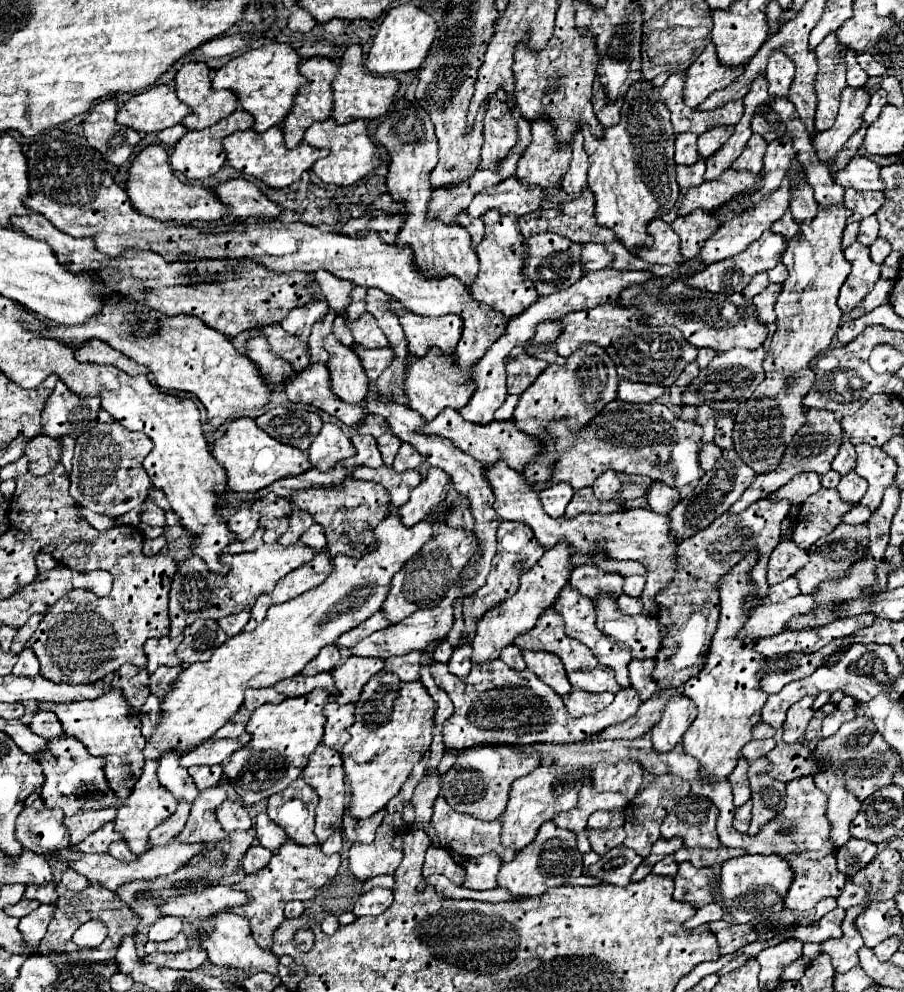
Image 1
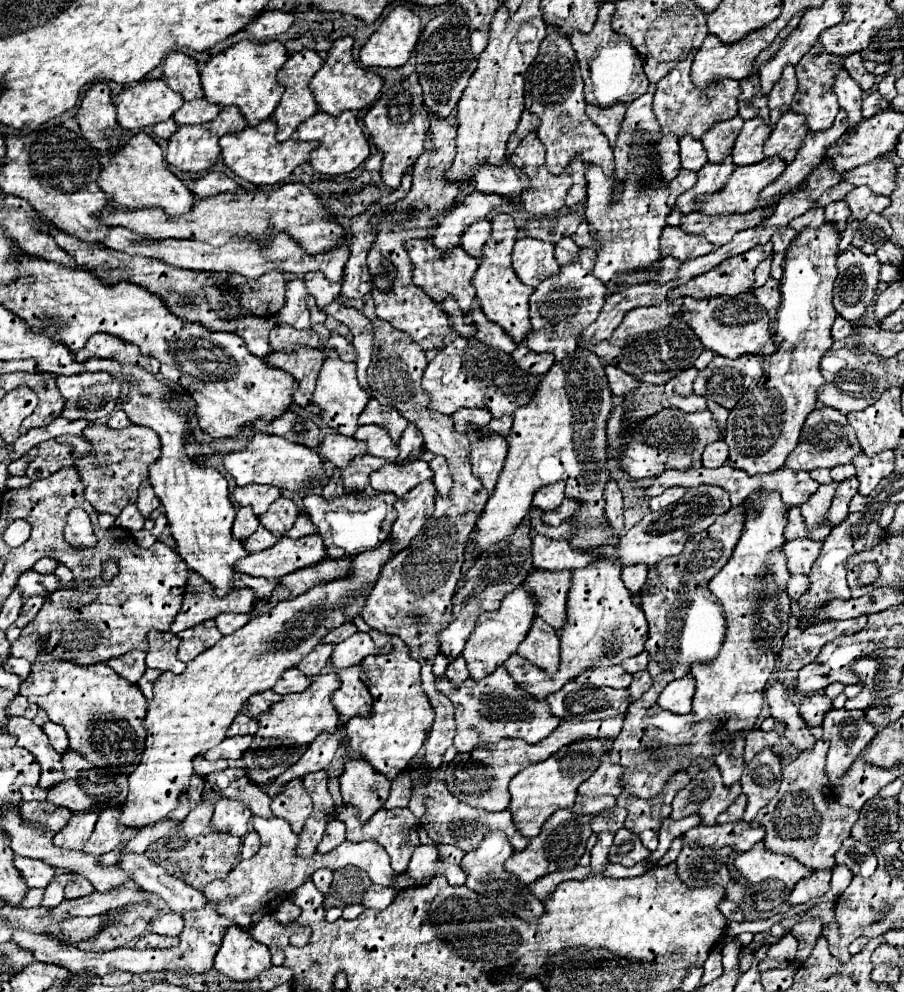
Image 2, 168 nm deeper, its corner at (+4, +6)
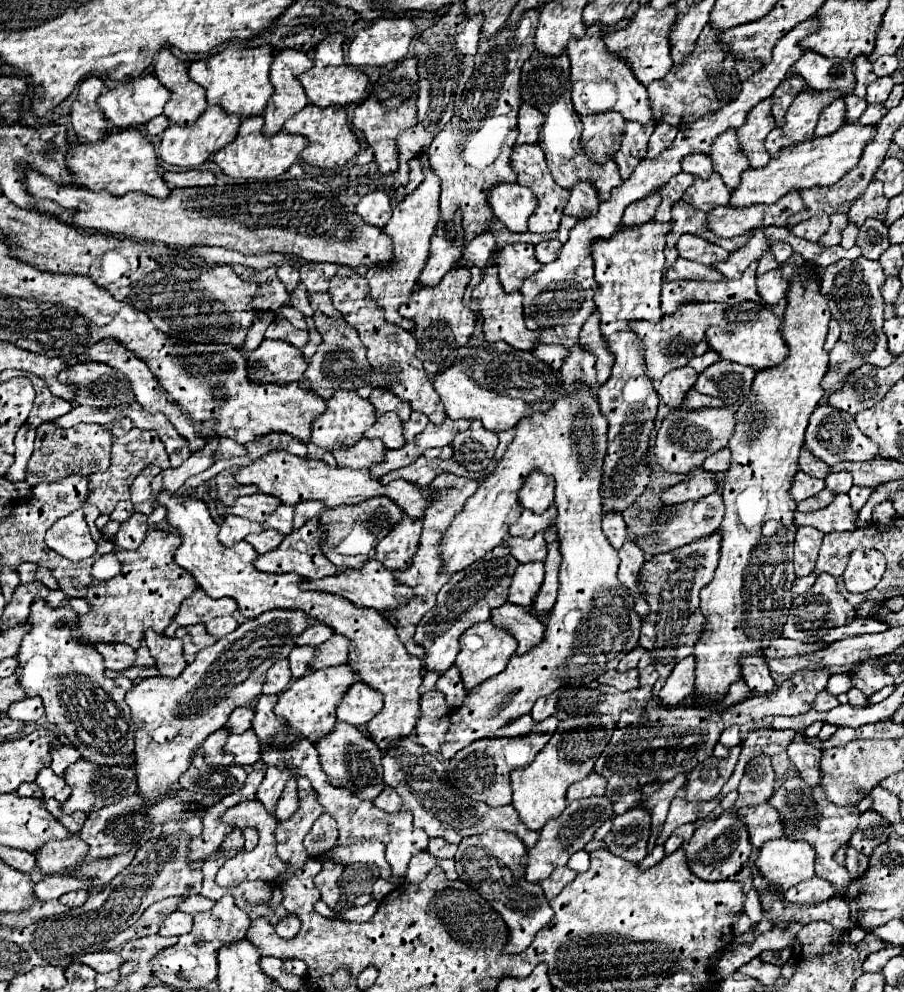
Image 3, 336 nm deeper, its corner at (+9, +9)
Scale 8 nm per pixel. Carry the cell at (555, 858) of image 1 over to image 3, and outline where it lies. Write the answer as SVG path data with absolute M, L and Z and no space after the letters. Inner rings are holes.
M591 797L591 799L579 799L579 801L569 803L559 817L545 823L545 827L541 829L539 843L533 849L529 849L529 853L527 853L529 863L525 869L525 879L537 883L537 881L547 879L555 867L567 865L569 857L573 853L581 851L593 839L595 831L607 819L611 819L611 815L613 815L613 803L607 797Z

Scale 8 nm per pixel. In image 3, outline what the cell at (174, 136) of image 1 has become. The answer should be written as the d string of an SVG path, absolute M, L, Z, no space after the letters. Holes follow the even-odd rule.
M159 115L159 117L151 119L151 121L145 125L145 129L147 129L149 135L161 135L161 133L167 129L167 125L169 125L167 117L165 117L165 115Z

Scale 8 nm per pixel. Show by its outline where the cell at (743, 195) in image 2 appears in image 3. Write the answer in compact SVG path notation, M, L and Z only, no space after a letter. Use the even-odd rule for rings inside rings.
M847 123L831 137L817 137L813 141L805 141L799 145L785 147L779 155L779 159L771 159L767 167L763 169L747 169L743 173L739 187L731 193L731 205L735 207L747 207L755 203L771 205L777 199L781 199L791 189L809 189L817 185L833 185L837 183L849 169L859 163L859 157L865 149L865 145L875 135L875 127L865 127L859 123Z

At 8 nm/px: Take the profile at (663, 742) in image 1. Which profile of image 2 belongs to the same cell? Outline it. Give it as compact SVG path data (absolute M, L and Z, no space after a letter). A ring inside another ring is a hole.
M688 674L684 678L678 678L678 680L670 682L662 690L662 694L658 698L658 706L662 710L670 710L674 714L690 714L692 696L694 696L694 680Z

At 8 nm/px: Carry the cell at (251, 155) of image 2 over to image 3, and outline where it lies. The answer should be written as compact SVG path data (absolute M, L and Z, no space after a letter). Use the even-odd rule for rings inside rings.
M261 115L243 119L235 141L231 141L229 145L225 145L223 149L219 149L215 153L215 163L221 167L221 171L225 175L229 175L229 177L273 179L281 173L285 173L293 163L297 163L299 153L303 151L303 147L307 147L307 139L303 135L289 135L285 131L281 131L273 137L265 137L261 133L261 125L263 125Z

